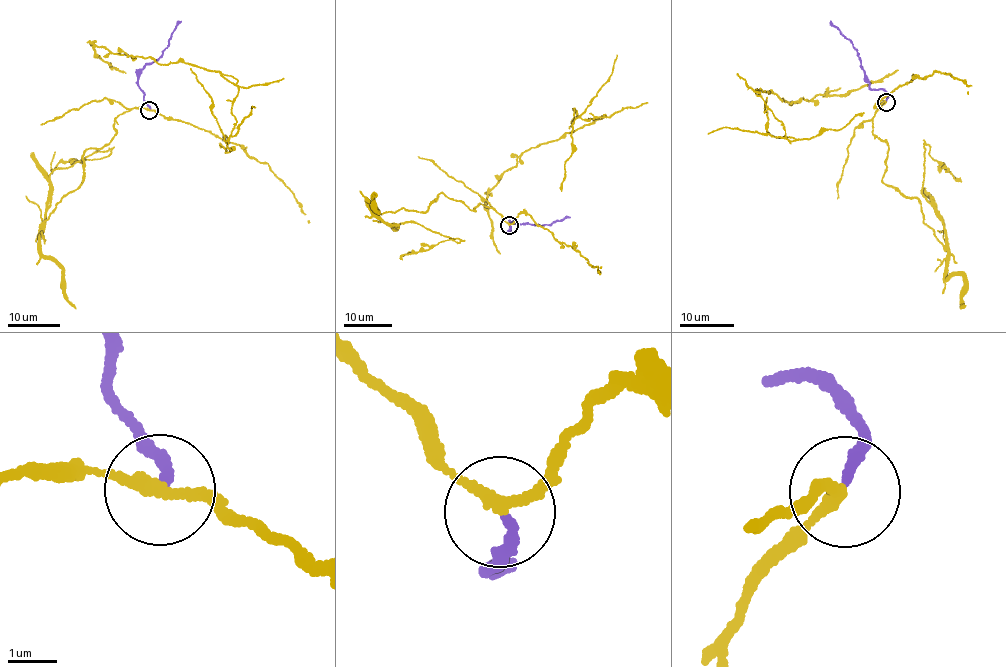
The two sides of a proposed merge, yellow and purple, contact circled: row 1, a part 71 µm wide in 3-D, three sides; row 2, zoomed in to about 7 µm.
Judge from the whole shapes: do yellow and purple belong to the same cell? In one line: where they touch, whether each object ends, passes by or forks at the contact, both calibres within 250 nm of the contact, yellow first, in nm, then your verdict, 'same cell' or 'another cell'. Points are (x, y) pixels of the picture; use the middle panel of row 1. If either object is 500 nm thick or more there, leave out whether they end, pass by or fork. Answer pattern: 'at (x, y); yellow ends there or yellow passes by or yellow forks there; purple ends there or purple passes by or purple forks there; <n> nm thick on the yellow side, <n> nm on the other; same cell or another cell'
at (509, 225); yellow passes by; purple ends there; 240 nm thick on the yellow side, 200 nm on the other; another cell

